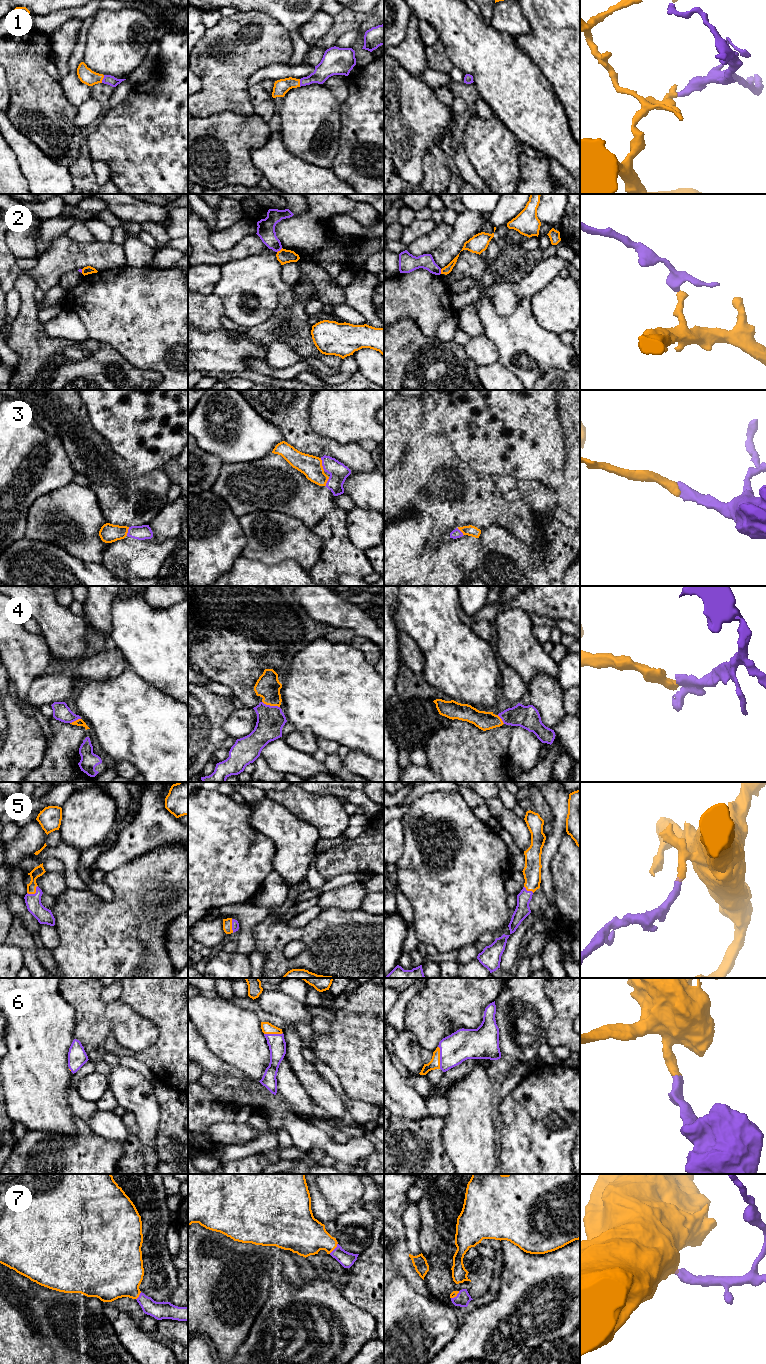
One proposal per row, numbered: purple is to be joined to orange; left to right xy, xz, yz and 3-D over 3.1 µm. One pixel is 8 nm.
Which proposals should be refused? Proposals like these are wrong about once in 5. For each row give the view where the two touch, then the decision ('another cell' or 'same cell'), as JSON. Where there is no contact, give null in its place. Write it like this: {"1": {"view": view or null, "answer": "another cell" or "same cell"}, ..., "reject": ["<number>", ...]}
{"1": {"view": "xy", "answer": "same cell"}, "2": {"view": "xz", "answer": "another cell"}, "3": {"view": "xz", "answer": "same cell"}, "4": {"view": "xz", "answer": "same cell"}, "5": {"view": "xy", "answer": "same cell"}, "6": {"view": "yz", "answer": "same cell"}, "7": {"view": "xz", "answer": "same cell"}, "reject": ["2"]}

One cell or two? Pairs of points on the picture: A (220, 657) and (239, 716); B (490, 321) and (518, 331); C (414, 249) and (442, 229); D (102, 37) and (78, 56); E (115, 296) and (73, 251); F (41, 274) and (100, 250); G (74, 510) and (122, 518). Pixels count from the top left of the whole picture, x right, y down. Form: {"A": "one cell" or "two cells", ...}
{"A": "two cells", "B": "one cell", "C": "one cell", "D": "two cells", "E": "two cells", "F": "one cell", "G": "two cells"}

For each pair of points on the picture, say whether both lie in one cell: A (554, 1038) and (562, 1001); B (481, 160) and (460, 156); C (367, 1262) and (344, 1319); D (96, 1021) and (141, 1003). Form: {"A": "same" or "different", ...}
{"A": "same", "B": "different", "C": "different", "D": "different"}

